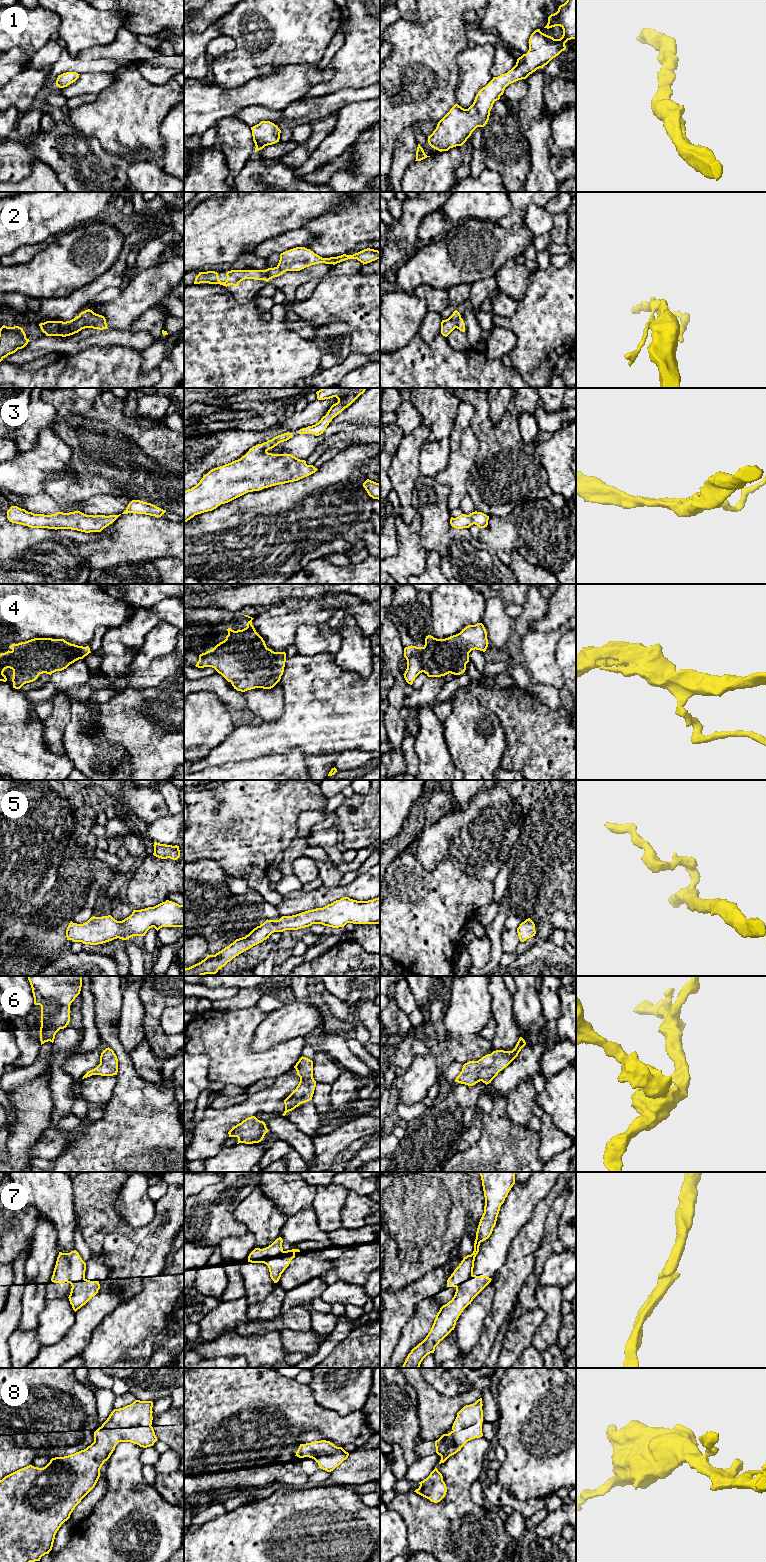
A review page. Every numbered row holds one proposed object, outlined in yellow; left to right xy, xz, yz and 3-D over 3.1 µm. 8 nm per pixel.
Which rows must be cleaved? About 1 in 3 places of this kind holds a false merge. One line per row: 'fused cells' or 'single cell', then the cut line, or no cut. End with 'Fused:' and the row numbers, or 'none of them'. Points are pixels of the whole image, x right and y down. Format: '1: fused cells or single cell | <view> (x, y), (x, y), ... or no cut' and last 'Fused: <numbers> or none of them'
1: single cell | no cut
2: fused cells | xy (78, 316), (86, 322), (87, 327)
3: single cell | no cut
4: single cell | no cut
5: single cell | no cut
6: single cell | no cut
7: fused cells | xz (283, 1251), (265, 1263)
8: single cell | no cut
Fused: 2, 7

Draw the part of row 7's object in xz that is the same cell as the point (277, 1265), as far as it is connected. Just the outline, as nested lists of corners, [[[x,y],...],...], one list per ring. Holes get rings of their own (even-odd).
[[[292,1249],[283,1251],[275,1258],[272,1258],[266,1262],[266,1265],[269,1268],[270,1277],[277,1283],[281,1277],[281,1274],[289,1266],[291,1260],[295,1258],[295,1253],[300,1252],[299,1249]]]

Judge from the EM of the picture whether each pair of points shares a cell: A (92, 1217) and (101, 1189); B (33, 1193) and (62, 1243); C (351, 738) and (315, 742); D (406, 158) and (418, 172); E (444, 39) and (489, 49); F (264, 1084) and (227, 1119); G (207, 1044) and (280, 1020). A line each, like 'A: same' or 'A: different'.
A: same
B: same
C: same
D: different
E: different
F: different
G: different

